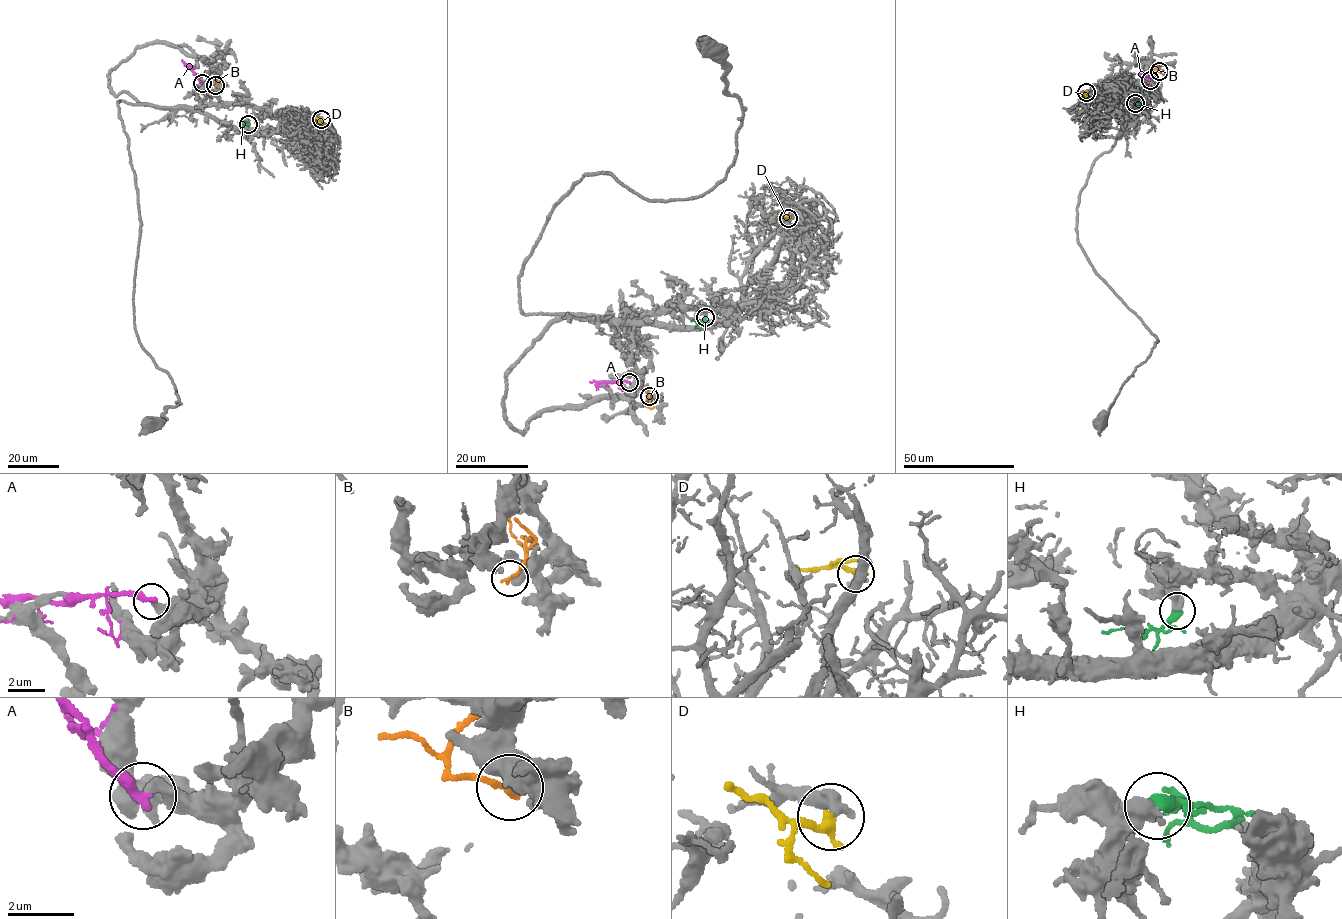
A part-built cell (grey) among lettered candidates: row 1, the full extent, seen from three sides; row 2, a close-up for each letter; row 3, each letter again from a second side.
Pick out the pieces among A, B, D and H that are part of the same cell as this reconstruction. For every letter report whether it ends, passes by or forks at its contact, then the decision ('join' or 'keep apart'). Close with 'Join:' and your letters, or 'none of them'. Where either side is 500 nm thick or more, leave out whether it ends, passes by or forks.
A: it ends | keep apart
B: keep apart
D: it ends | join
H: keep apart
Join: D

